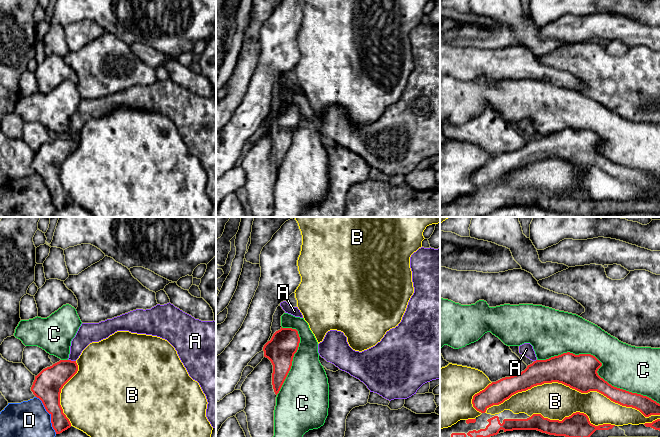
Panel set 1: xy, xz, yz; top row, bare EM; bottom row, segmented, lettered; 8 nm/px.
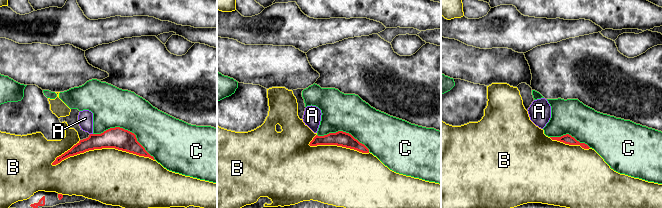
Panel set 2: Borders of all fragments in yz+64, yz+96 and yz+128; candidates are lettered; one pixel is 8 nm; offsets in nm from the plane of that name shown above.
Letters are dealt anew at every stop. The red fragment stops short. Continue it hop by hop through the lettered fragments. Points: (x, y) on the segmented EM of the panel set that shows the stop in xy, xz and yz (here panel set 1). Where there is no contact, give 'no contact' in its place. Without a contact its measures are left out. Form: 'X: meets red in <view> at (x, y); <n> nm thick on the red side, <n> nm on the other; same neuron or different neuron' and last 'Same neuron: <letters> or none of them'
A: meets red in xy at (72, 361); 220 nm thick on the red side, 160 nm on the other; different neuron
B: meets red in yz at (572, 388); 280 nm thick on the red side, 300 nm on the other; different neuron
C: meets red in yz at (600, 366); 280 nm thick on the red side, 360 nm on the other; different neuron
D: meets red in xy at (51, 415); 220 nm thick on the red side, 280 nm on the other; different neuron
Same neuron: none of them

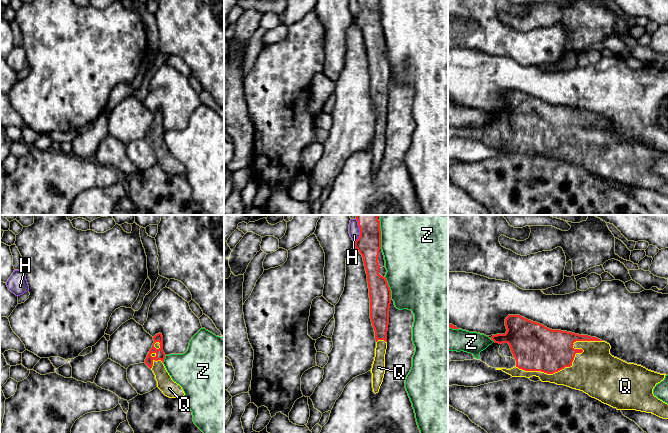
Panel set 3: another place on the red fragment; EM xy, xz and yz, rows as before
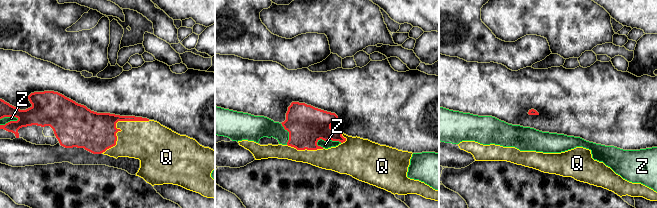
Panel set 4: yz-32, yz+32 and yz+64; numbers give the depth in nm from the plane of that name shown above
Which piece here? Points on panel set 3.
H: meets red in xz at (360, 230); 190 nm thick on the red side, 90 nm on the other; different neuron
Q: meets red in yz at (571, 363); 340 nm thick on the red side, 380 nm on the other; same neuron
Z: meets red in xz at (380, 234); 190 nm thick on the red side, 500 nm on the other; different neuron
Same neuron: Q

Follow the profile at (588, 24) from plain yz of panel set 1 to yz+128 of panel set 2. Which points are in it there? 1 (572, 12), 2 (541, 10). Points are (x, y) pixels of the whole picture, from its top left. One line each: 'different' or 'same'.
1: different
2: different

